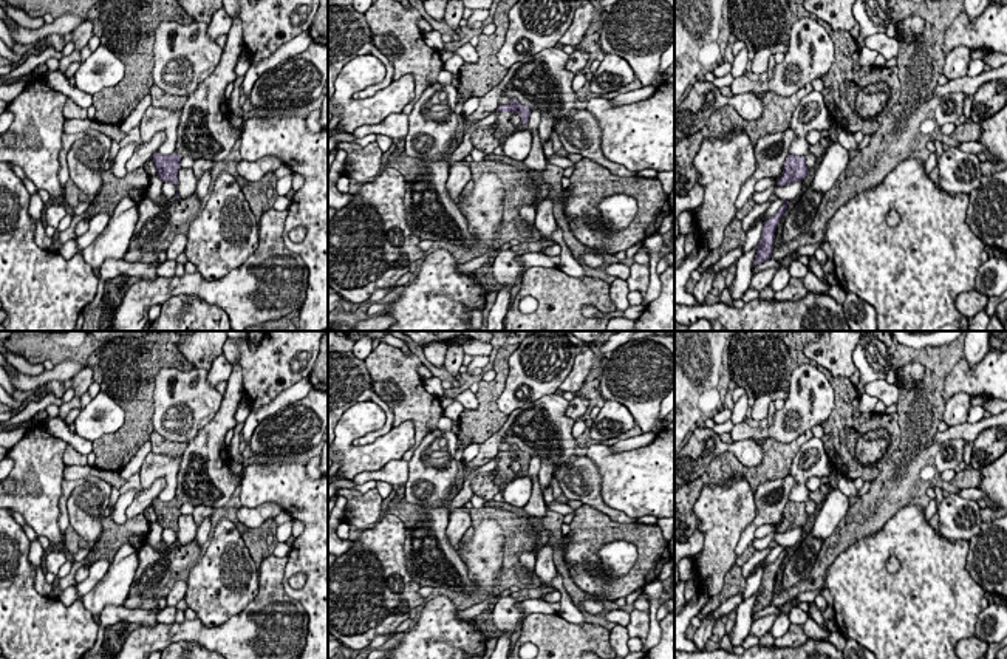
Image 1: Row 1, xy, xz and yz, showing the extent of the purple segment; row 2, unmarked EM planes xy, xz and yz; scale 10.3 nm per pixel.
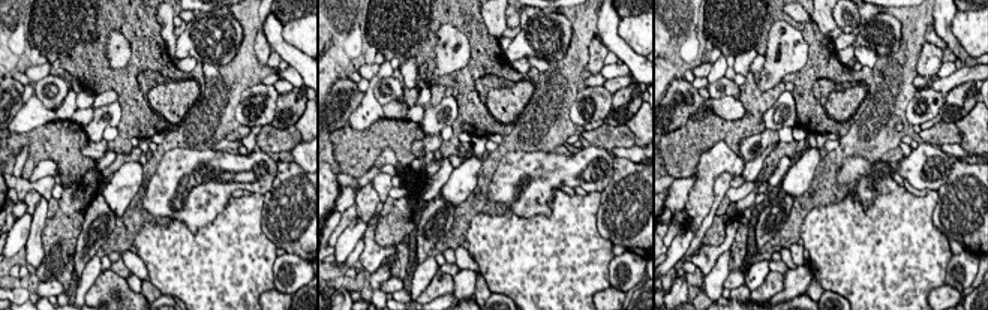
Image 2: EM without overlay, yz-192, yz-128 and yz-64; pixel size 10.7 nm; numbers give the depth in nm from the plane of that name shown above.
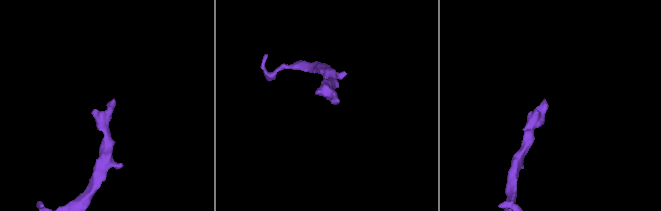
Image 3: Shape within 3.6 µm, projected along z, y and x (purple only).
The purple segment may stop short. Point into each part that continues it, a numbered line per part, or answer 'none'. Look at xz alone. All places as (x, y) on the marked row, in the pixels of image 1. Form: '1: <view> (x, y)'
1: xz (503, 118)

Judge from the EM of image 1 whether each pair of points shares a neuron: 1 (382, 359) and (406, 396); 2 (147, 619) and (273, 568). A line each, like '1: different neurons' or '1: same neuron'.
1: same neuron
2: different neurons

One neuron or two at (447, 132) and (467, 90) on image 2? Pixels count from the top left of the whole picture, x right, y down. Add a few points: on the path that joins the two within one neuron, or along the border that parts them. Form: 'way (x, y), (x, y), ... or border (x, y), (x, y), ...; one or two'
border (450, 126), (455, 134); two

